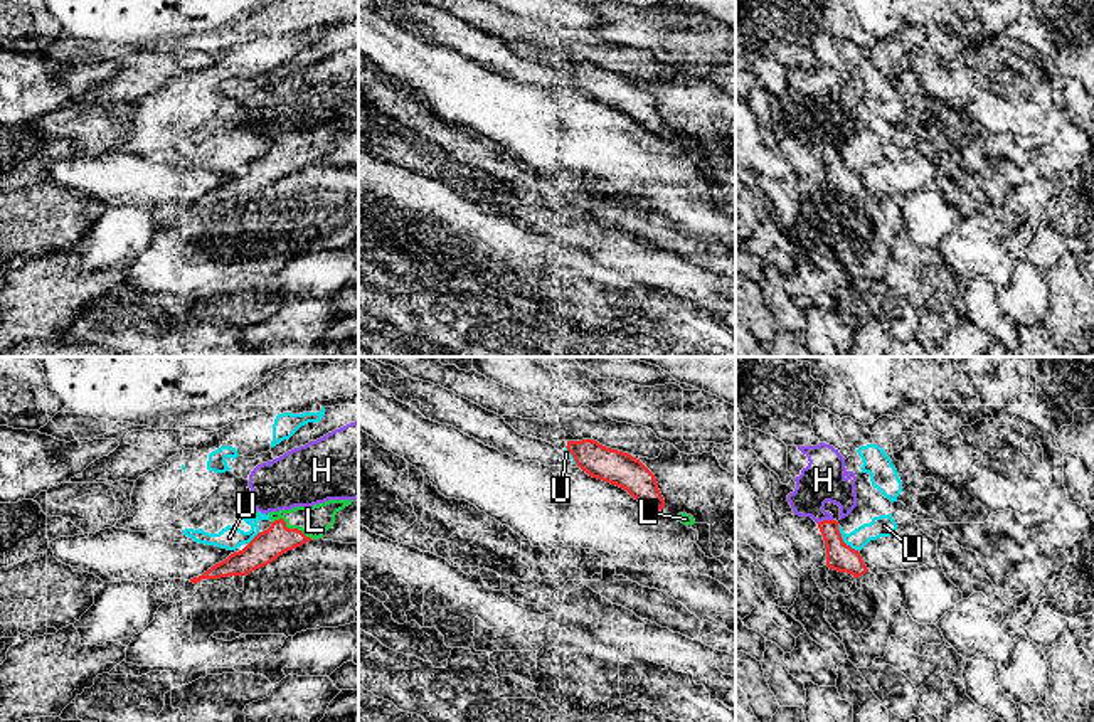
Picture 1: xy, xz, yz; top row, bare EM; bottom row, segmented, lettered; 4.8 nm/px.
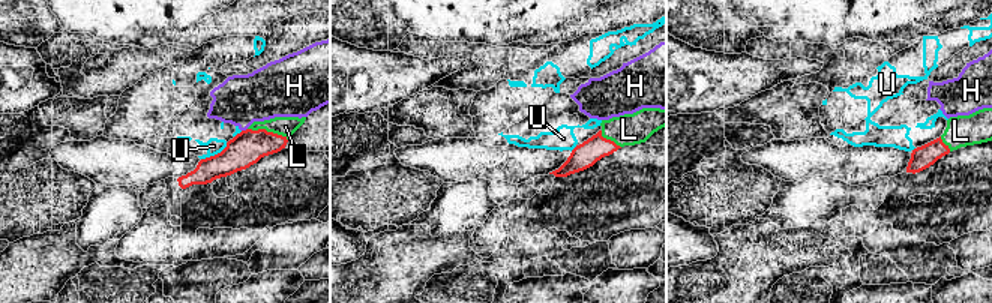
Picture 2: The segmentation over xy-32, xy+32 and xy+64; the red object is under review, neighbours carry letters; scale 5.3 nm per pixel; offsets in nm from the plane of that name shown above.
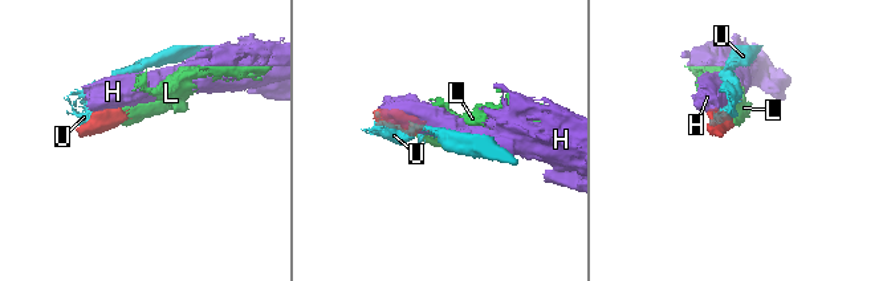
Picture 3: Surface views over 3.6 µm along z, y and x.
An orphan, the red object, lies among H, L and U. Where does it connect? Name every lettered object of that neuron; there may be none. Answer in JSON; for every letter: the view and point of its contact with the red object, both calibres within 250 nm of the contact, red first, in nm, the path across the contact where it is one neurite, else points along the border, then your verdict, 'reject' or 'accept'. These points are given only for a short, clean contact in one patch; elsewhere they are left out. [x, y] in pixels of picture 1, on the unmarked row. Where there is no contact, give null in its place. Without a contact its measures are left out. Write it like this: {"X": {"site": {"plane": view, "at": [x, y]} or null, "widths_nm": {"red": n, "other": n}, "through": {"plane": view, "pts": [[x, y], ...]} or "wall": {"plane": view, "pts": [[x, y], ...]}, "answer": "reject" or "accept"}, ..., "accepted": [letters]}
{"H": {"site": {"plane": "yz", "at": [823, 143]}, "widths_nm": {"red": 140, "other": 220}, "wall": {"plane": "yz", "pts": [[832, 142], [817, 145]]}, "answer": "reject"}, "L": {"site": {"plane": "xy", "at": [292, 152]}, "widths_nm": {"red": 150, "other": 150}, "through": {"plane": "xy", "pts": [[266, 169], [292, 152], [315, 143]]}, "answer": "accept"}, "U": {"site": {"plane": "yz", "at": [842, 164]}, "widths_nm": {"red": 140, "other": 110}, "answer": "reject"}, "accepted": ["L"]}

